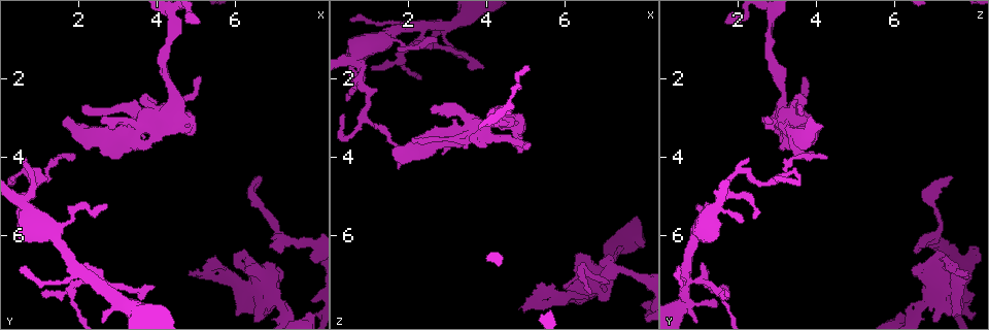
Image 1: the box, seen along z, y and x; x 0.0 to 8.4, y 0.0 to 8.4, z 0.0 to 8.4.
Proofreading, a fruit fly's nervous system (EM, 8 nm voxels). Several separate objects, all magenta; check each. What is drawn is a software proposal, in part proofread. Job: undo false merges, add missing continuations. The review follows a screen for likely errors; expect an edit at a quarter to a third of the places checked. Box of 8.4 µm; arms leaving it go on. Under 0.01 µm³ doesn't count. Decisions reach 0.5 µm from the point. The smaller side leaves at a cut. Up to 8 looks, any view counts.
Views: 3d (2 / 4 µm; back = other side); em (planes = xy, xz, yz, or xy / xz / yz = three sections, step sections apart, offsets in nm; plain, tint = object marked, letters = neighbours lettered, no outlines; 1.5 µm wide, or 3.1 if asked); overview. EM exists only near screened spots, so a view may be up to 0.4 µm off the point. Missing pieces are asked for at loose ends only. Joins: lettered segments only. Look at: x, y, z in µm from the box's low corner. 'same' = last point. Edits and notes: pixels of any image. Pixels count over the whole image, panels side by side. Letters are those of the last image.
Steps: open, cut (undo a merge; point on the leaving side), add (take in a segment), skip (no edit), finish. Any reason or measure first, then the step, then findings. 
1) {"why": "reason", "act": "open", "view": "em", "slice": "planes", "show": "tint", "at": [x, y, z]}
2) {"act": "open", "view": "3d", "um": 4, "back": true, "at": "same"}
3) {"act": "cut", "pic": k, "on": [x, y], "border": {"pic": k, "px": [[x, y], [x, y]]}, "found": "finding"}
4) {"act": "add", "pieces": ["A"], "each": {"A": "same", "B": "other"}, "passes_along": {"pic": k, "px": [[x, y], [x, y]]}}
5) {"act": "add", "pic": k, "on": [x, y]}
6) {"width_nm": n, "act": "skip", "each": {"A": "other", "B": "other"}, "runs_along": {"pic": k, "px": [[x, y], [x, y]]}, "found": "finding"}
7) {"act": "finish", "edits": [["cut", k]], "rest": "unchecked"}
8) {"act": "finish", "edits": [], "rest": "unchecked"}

{"why": "free end", "act": "open", "view": "3d", "um": 4, "back": true, "at": [1.05, 7.55, 1.80]}

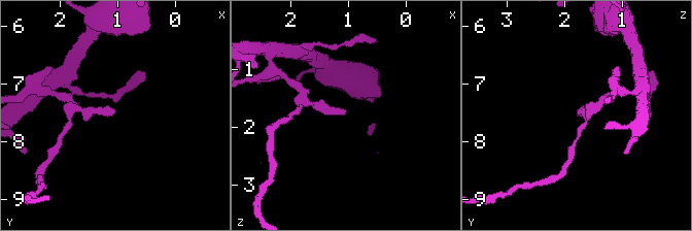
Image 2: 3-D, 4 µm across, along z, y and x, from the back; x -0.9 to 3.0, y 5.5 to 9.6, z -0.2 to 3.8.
{"act": "open", "view": "em", "slice": "xy", "step": 4, "show": "tint", "at": [1.10, 7.55, 1.80]}

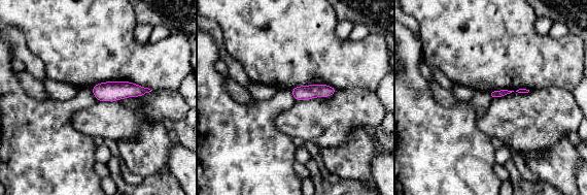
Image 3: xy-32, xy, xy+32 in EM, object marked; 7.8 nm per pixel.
{"act": "open", "view": "em", "slice": "planes", "show": "letters", "at": "same"}

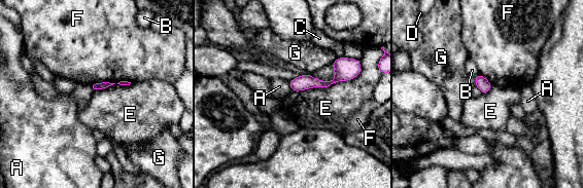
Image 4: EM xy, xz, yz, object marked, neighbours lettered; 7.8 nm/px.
{"act": "skip", "each": {"A": "other", "B": "other", "C": "other", "D": "other", "E": "other", "F": "other", "G": "other"}, "found": "none of them fits"}

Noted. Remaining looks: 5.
{"why": "free end", "act": "open", "view": "3d", "um": 2, "at": [3.90, 7.30, 1.65]}

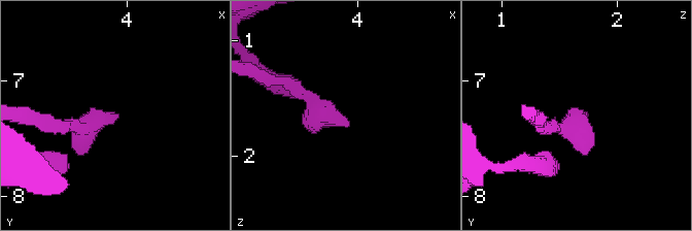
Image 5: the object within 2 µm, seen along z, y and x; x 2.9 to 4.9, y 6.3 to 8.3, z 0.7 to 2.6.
{"why": "shape alone is not enough", "act": "open", "view": "em", "slice": "planes", "show": "letters", "at": [3.90, 7.28, 1.70]}

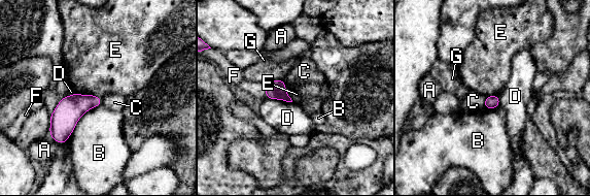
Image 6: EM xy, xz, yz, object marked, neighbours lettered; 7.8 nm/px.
{"act": "skip", "each": {"A": "other", "B": "other", "C": "other", "D": "other", "E": "other", "F": "other", "G": "other"}, "found": "none of them fits"}

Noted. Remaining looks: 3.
{"why": "stops while still wide", "act": "open", "view": "em", "slice": "yz", "step": 4, "show": "tint", "at": [1.60, 3.05, 3.95]}

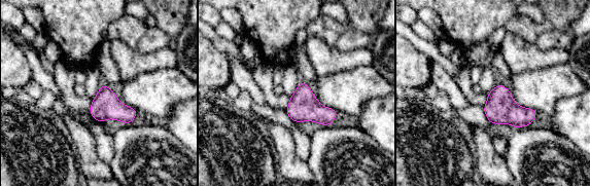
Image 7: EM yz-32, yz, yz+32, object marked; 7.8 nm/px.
{"why": "another direction", "act": "open", "view": "em", "slice": "xz", "step": 8, "show": "tint", "at": "same"}

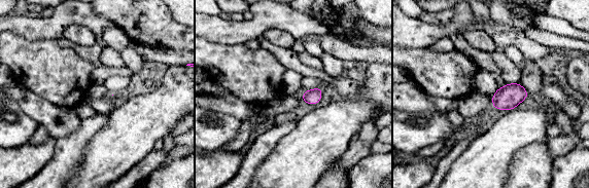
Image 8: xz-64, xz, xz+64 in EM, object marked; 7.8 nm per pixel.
{"why": "see the neighbours", "act": "open", "view": "em", "slice": "xz", "step": 8, "show": "letters", "at": "same"}

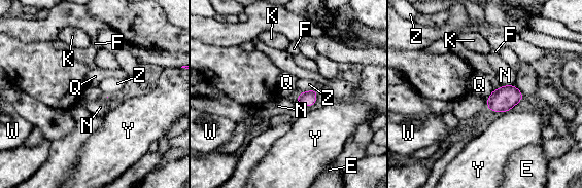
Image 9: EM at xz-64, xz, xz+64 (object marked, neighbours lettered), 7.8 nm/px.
{"act": "skip", "each": {"E": "other", "F": "other", "K": "other", "N": "other", "Q": "other", "W": "other", "Y": "other", "Z": "other"}, "border": {"pic": 9, "px": [[503, 84], [514, 85]]}, "found": "none of them fits"}

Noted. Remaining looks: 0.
{"act": "finish", "edits": [], "rest": "unchecked"}

